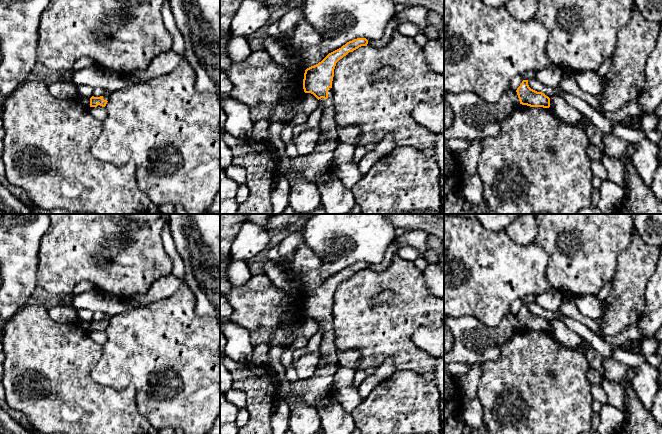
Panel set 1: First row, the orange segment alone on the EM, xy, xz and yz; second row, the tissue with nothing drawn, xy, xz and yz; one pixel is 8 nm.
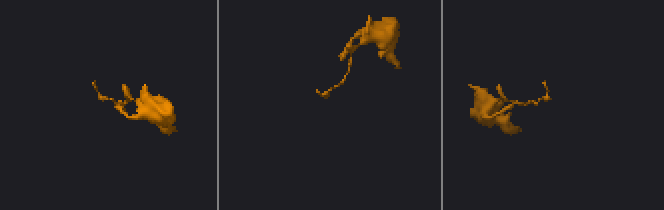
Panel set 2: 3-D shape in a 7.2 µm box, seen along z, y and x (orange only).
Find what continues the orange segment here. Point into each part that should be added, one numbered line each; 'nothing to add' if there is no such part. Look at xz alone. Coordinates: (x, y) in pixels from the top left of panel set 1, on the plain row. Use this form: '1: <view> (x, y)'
nothing to add

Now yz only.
nothing to add

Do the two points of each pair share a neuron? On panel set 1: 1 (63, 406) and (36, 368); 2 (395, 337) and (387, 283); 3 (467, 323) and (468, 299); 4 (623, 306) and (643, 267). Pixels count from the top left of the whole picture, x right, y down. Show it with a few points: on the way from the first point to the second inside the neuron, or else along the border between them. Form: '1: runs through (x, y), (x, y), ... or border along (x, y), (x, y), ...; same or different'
1: runs through (61, 397), (45, 377); same
2: runs through (395, 323), (396, 296); same
3: border along (454, 316), (475, 316), (488, 326); different
4: runs through (628, 296), (629, 285), (633, 277); same

